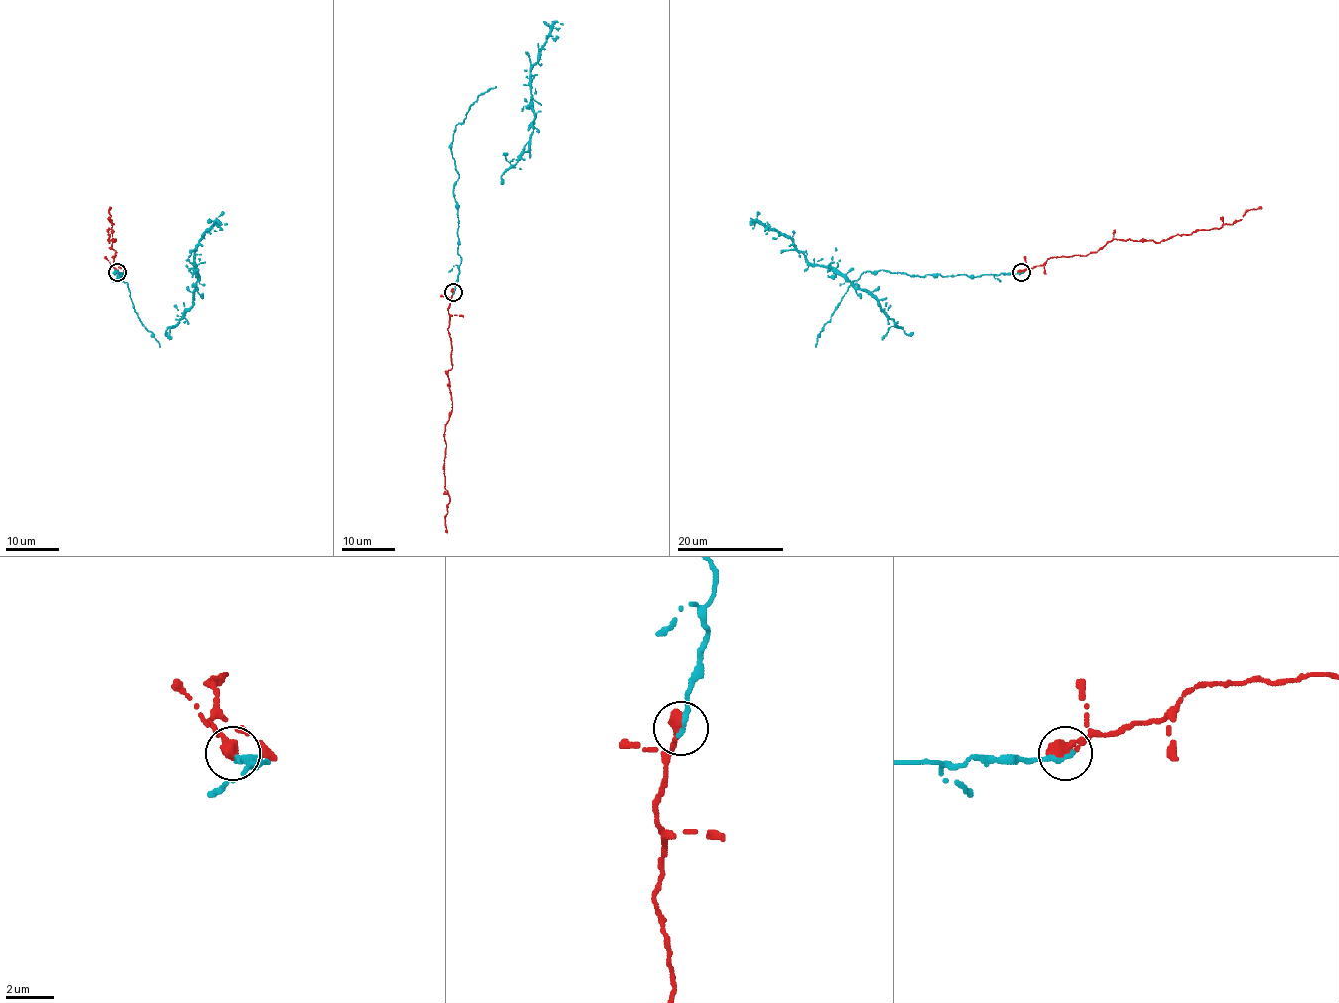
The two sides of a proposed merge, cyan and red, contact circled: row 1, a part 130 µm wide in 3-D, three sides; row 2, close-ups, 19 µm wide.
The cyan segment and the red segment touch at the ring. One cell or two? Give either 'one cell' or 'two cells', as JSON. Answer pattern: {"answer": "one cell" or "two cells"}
{"answer": "one cell"}

